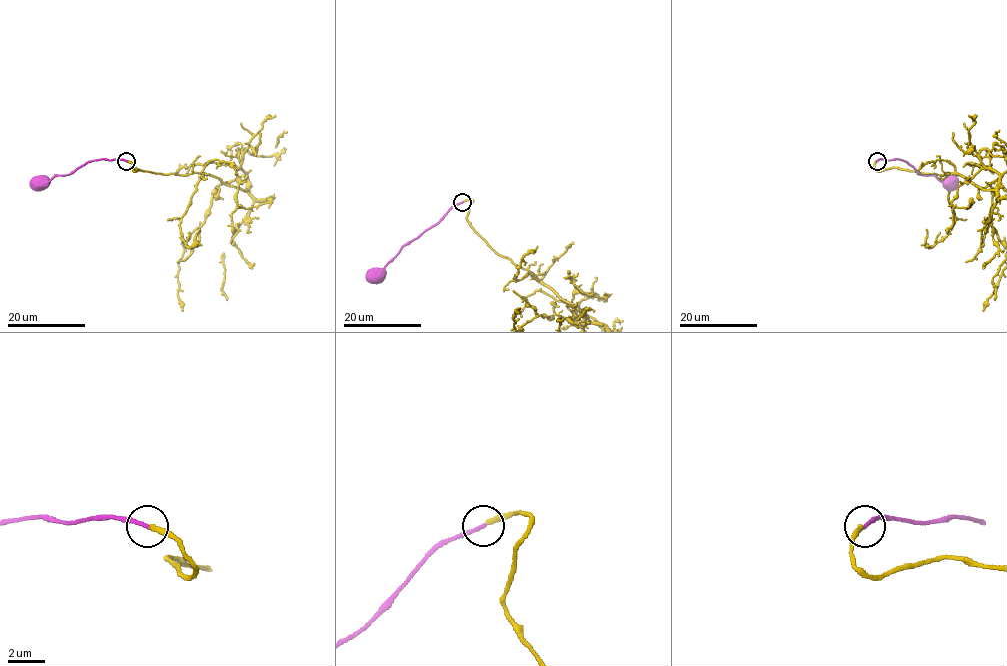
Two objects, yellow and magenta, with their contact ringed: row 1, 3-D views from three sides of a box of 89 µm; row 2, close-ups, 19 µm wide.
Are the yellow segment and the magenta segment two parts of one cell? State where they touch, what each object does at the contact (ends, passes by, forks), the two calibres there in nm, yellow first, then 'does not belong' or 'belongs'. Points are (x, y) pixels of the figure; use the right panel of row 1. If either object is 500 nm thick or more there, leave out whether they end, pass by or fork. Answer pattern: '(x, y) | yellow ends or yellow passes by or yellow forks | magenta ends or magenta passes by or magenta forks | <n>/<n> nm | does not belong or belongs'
(877, 161) | yellow ends | magenta ends | 280/200 nm | does not belong

